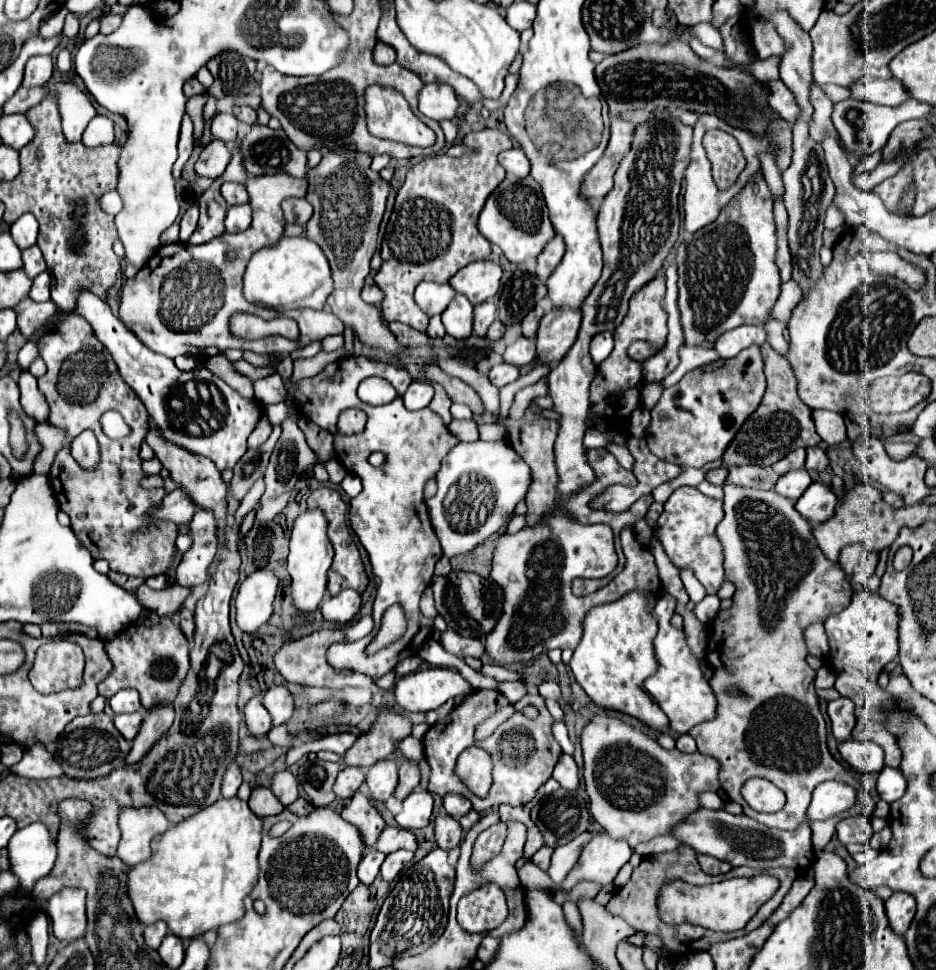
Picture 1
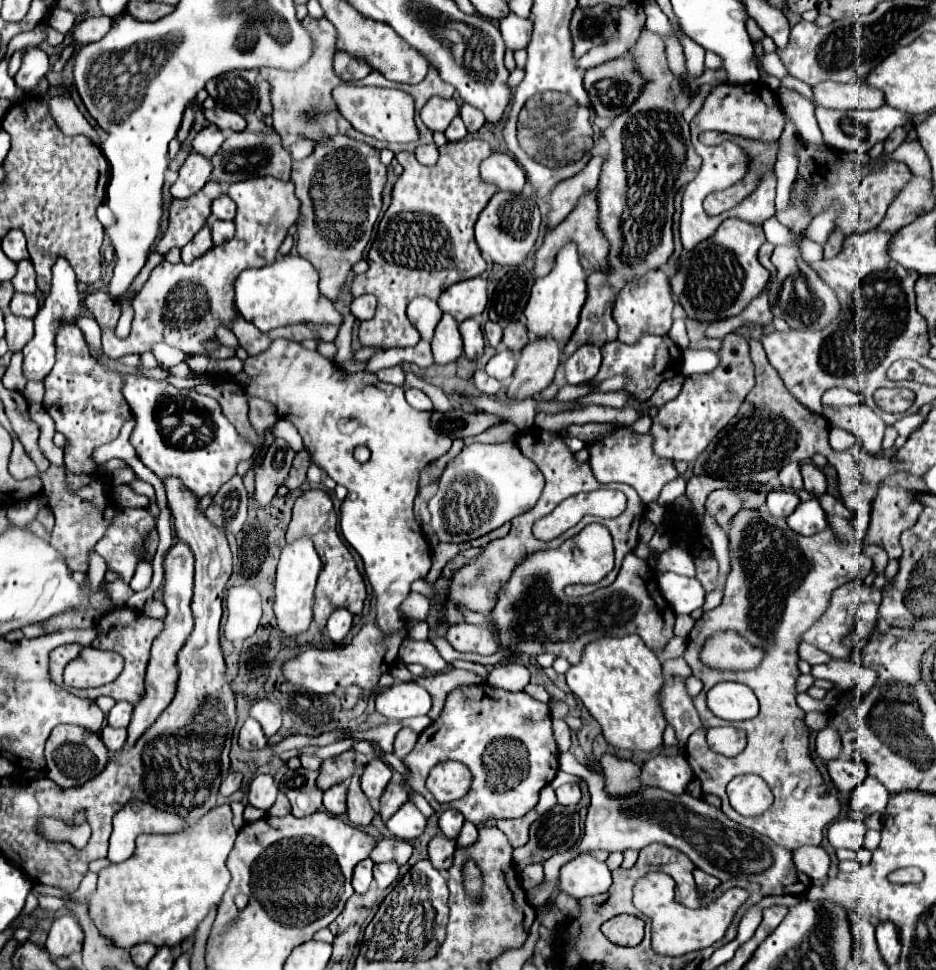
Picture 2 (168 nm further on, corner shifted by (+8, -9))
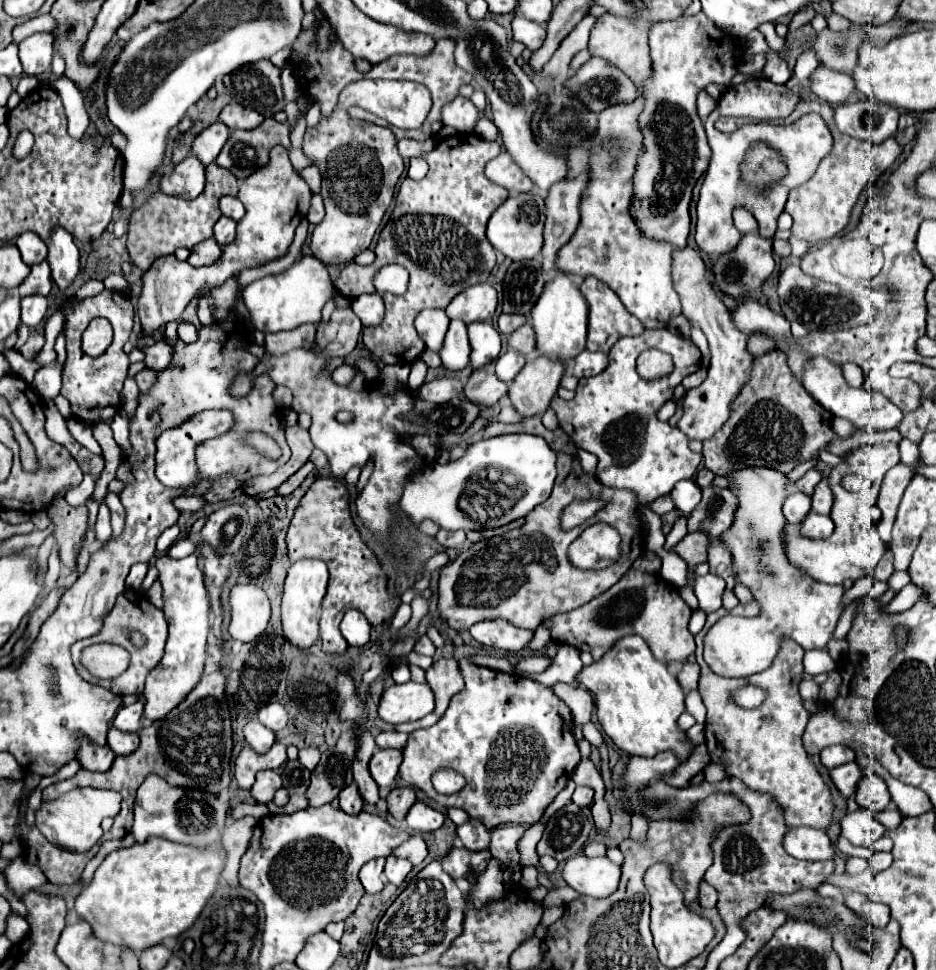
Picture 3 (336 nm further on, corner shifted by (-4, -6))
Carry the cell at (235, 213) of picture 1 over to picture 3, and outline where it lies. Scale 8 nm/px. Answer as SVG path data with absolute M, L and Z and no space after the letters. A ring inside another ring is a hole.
M220 217L214 225L214 239L220 247L232 243L232 239L236 237L236 221L228 219L228 217Z

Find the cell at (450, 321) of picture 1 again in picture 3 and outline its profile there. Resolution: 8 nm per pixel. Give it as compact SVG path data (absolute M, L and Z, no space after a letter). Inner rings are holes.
M458 319L450 321L450 329L440 349L440 359L442 359L442 367L450 371L464 369L470 361L470 343L468 343L466 325L460 323Z

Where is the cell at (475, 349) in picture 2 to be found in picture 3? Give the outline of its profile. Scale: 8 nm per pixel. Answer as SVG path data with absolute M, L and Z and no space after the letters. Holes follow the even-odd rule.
M478 321L468 325L470 339L470 365L472 369L482 369L490 361L494 361L500 353L500 333L488 321Z

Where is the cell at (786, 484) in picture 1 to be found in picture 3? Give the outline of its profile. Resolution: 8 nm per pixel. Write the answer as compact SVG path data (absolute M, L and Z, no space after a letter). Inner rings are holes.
M792 491L784 503L784 517L792 525L800 525L810 513L810 497L802 491Z

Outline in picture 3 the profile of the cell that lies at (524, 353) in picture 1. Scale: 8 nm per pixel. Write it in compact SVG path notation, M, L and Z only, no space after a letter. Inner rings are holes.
M508 349L504 355L496 359L496 377L504 383L510 383L524 365L526 365L526 357L520 355L518 351Z

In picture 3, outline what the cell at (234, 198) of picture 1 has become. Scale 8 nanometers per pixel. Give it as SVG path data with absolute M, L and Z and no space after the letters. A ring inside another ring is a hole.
M222 197L220 199L220 211L222 211L222 215L226 215L226 217L230 217L230 219L234 219L234 221L238 221L240 217L244 217L244 205L240 203L240 199L238 197Z

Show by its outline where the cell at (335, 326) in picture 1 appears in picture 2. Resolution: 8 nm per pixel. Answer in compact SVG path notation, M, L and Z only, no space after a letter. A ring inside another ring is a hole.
M254 178L254 180L248 180L248 182L236 182L236 184L232 184L230 190L228 190L228 196L238 206L238 210L236 210L238 214L234 218L236 236L228 244L214 246L204 256L196 258L196 262L190 262L190 264L184 264L184 262L170 264L168 260L160 262L152 270L152 274L146 280L146 284L142 286L142 290L132 300L134 320L132 320L132 332L130 332L130 336L124 338L124 340L120 340L114 334L112 328L104 328L102 330L102 348L104 348L104 354L108 358L120 358L120 356L126 356L126 354L152 352L152 346L158 344L158 342L164 342L164 344L168 344L172 348L178 348L186 356L206 354L204 342L210 342L210 340L216 338L216 328L218 326L224 326L228 330L232 330L234 336L238 338L240 346L250 356L262 354L272 344L274 338L288 338L288 340L294 340L294 342L302 342L302 340L308 340L308 338L318 340L318 332L312 330L312 328L308 328L306 324L290 324L290 326L284 326L284 328L276 328L272 332L260 332L252 322L248 322L242 316L238 316L238 312L234 308L234 298L232 298L232 294L234 294L234 280L238 278L238 274L242 270L246 270L246 268L258 268L258 266L264 266L264 264L272 264L276 260L278 248L284 242L286 232L296 222L296 216L298 216L298 200L294 196L294 184L292 182L282 182L282 180L276 180L276 178Z

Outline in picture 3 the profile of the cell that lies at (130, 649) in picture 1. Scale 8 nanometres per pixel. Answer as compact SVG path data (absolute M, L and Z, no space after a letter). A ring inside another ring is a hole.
M126 589L122 591L118 597L116 597L116 605L112 607L112 611L106 615L106 627L104 631L100 631L98 635L86 639L86 641L80 641L72 647L72 659L80 659L80 653L84 647L92 645L92 643L114 643L114 645L122 645L128 653L130 653L130 665L128 669L118 675L116 679L94 679L94 683L110 689L112 693L116 695L130 695L130 693L142 693L144 691L144 681L146 681L146 675L148 671L152 671L152 667L156 667L156 663L162 659L164 655L164 645L166 645L166 637L168 637L168 625L166 625L166 619L164 619L164 613L154 607L144 595L138 597L138 593L132 593L132 589ZM130 629L136 629L140 631L144 637L146 637L146 647L144 649L136 649L130 645L126 633Z

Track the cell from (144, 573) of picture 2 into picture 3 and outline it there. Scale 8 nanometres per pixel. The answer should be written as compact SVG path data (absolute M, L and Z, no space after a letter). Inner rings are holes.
M180 539L168 550L168 555L174 559L181 559L195 551L194 539Z

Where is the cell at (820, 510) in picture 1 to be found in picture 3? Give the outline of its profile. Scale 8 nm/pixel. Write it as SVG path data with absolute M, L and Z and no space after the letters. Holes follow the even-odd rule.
M808 513L808 517L802 523L800 535L808 537L808 539L826 539L830 537L834 531L834 521L826 515L816 515L816 513Z

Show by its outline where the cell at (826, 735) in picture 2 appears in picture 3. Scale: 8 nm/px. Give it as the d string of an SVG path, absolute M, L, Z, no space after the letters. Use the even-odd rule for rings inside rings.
M830 745L830 747L826 747L826 749L820 753L820 759L822 759L822 765L824 765L826 769L834 769L834 767L840 767L840 765L844 765L844 763L856 761L856 753L854 753L850 747Z

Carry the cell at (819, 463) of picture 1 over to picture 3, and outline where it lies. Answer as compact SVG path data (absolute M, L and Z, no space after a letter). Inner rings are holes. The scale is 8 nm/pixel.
M826 477L820 481L820 485L816 485L816 491L812 495L812 511L814 513L824 513L824 515L830 515L830 509L832 509L832 491L828 487L828 481Z

